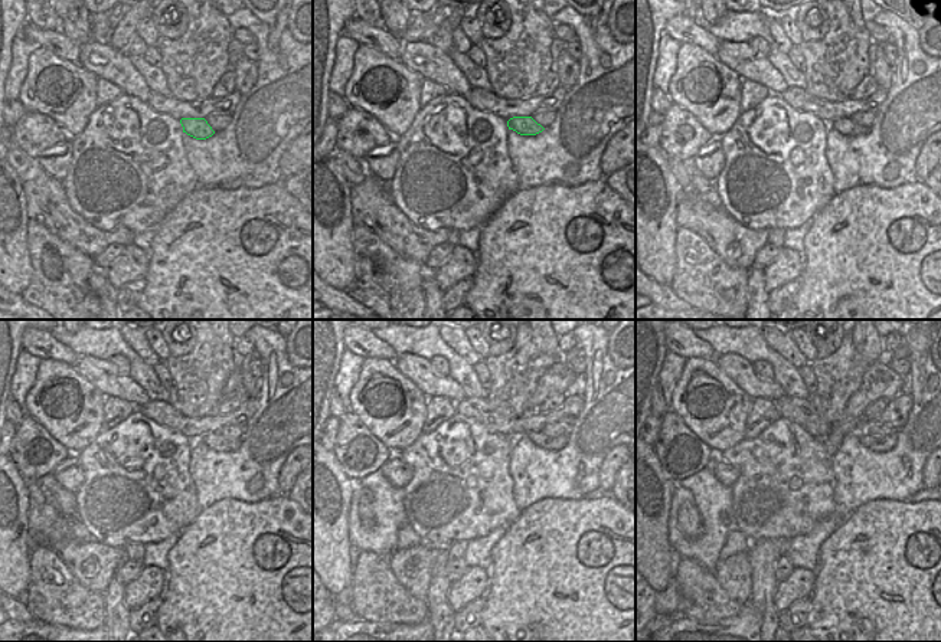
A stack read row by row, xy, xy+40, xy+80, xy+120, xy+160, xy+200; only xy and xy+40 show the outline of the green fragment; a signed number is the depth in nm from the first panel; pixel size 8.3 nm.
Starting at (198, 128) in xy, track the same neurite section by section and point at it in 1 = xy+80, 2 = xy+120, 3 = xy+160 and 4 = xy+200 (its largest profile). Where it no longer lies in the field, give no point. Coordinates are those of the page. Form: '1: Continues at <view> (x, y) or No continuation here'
1: Continues at xy+80 (845, 125)
2: Continues at xy+120 (215, 441)
3: Continues at xy+160 (539, 438)
4: Continues at xy+200 (879, 444)

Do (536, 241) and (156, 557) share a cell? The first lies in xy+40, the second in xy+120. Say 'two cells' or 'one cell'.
two cells

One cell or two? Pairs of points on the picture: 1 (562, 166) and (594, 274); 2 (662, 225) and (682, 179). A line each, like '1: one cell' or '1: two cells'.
1: two cells
2: two cells

